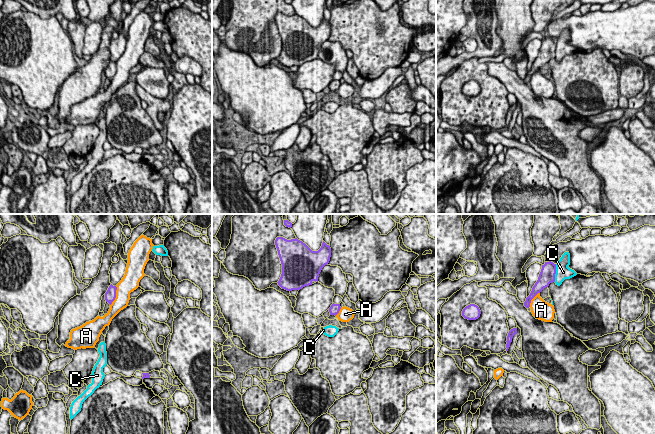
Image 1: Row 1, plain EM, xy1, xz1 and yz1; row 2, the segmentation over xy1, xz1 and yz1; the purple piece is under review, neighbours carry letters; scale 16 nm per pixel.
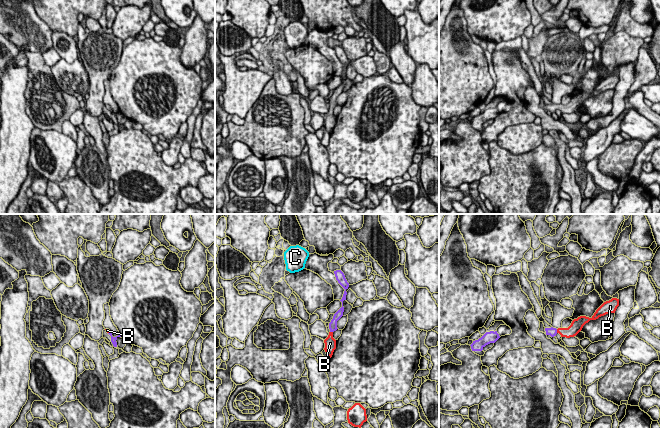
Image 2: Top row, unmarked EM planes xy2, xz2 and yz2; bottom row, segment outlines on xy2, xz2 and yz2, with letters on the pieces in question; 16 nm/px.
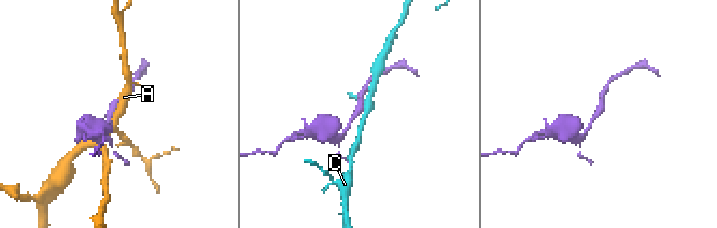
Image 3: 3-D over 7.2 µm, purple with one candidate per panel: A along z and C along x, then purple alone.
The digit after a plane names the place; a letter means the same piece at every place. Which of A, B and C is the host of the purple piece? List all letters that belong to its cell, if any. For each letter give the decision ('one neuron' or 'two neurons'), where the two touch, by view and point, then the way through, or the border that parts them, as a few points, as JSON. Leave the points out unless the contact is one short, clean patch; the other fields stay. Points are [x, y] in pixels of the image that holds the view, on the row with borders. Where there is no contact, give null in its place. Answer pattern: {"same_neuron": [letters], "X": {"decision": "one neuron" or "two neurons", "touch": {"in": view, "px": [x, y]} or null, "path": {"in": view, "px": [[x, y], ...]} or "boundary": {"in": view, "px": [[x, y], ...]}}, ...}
{"same_neuron": ["B"], "A": {"decision": "two neurons", "touch": {"in": "xy1", "px": [115, 296]}}, "B": {"decision": "one neuron", "touch": {"in": "yz2", "px": [556, 331]}, "path": {"in": "yz2", "px": [[552, 332], [556, 331], [571, 331]]}}, "C": {"decision": "two neurons", "touch": {"in": "yz1", "px": [555, 273]}}}

